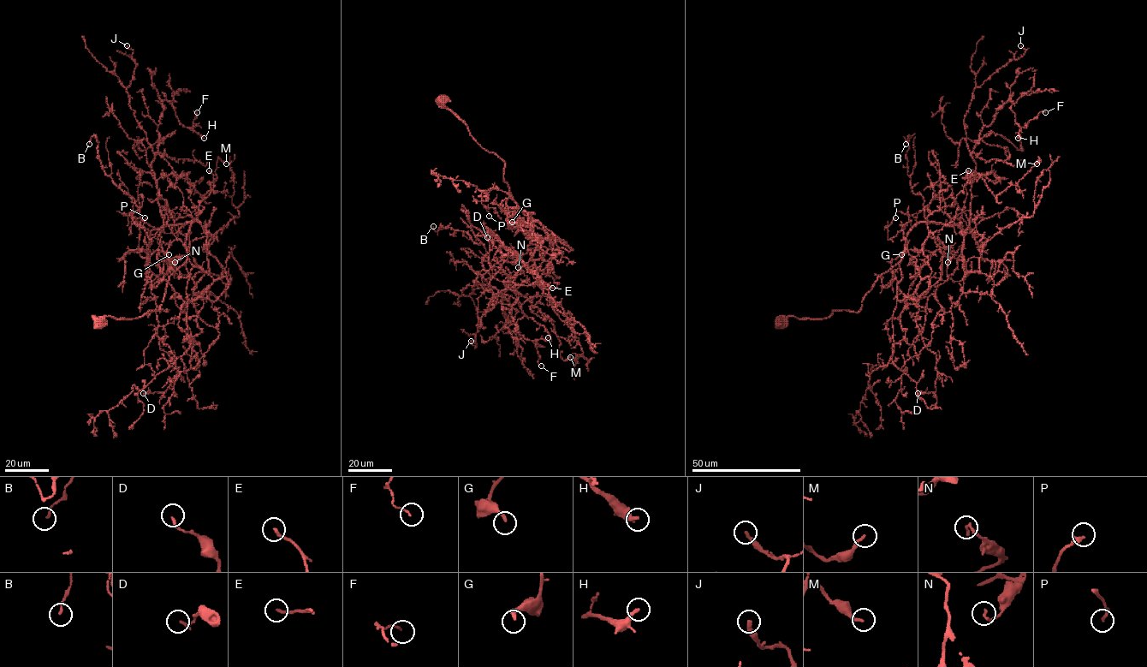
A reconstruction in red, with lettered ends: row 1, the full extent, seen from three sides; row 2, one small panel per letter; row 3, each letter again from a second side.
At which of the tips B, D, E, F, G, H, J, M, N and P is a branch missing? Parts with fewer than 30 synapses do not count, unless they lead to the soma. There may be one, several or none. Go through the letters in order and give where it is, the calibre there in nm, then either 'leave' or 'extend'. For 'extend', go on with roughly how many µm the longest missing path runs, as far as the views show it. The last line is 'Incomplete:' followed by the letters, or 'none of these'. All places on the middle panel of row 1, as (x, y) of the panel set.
B: at (433, 226); 140 nm thick; leave
D: at (487, 237); 170 nm thick; leave
E: at (552, 288); 180 nm thick; leave
F: at (541, 366); 120 nm thick; leave
G: at (512, 222); 240 nm thick; leave
H: at (548, 337); 280 nm thick; leave
J: at (471, 341); 240 nm thick; leave
M: at (570, 357); 180 nm thick; leave
N: at (518, 267); 200 nm thick; leave
P: at (489, 216); 200 nm thick; leave
Incomplete: none of these

